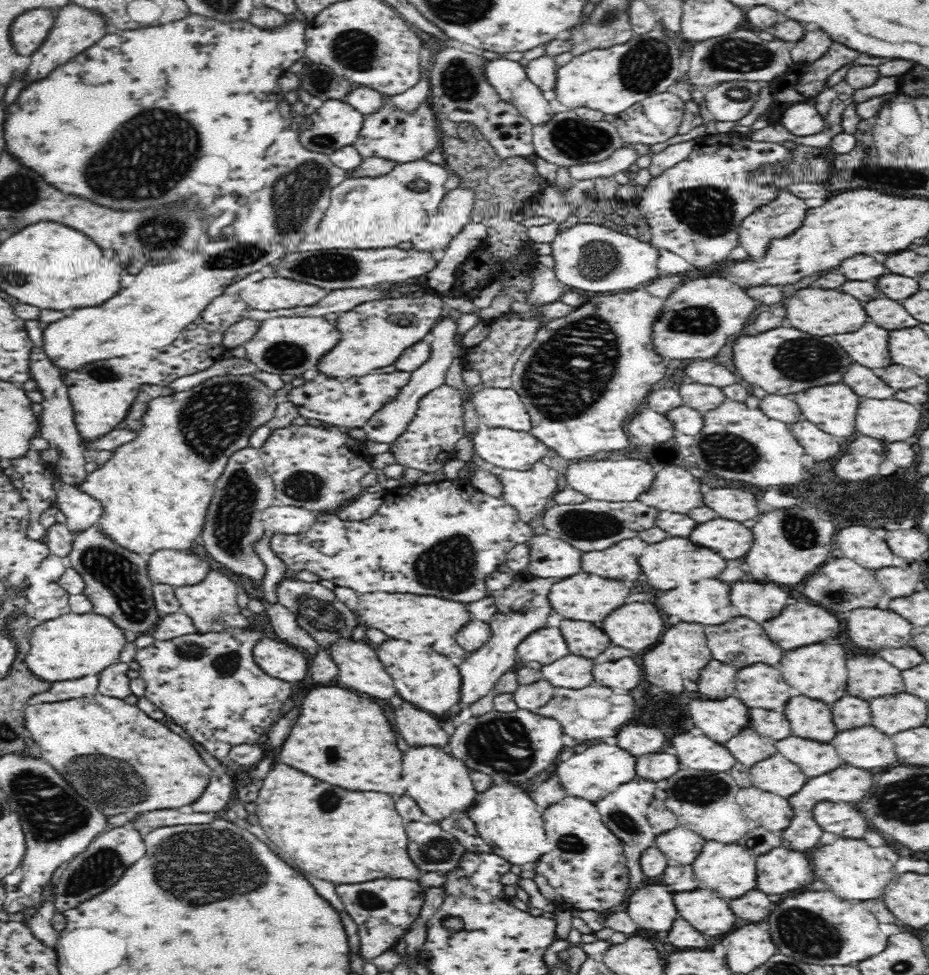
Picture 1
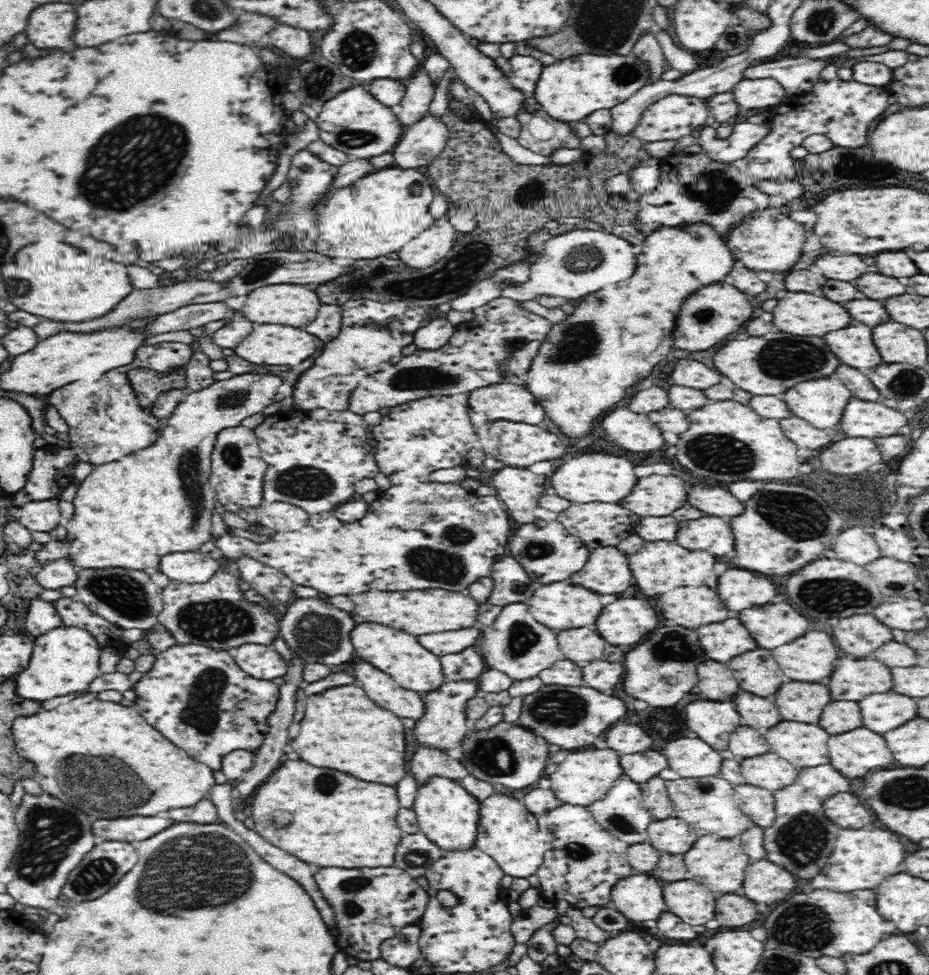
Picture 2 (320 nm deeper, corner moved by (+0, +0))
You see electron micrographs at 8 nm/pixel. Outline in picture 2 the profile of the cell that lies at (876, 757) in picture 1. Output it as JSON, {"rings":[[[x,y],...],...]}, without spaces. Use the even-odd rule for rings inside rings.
{"rings":[[[866,728],[832,736],[830,742],[827,742],[827,747],[830,764],[842,770],[842,775],[848,778],[864,776],[876,764],[880,764],[880,768],[888,768],[888,764],[894,762],[894,756],[886,740],[880,734]],[[868,752],[870,752],[870,764],[868,764]]]}

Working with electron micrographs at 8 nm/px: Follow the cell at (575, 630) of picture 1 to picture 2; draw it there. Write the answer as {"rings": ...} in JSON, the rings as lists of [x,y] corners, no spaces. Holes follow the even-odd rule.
{"rings":[[[571,628],[556,631],[557,643],[566,659],[584,664],[592,660],[604,660],[606,642],[590,628]]]}

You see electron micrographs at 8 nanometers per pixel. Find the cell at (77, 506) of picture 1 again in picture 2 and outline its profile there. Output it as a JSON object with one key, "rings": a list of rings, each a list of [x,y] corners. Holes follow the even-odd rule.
{"rings":[[[64,555],[46,561],[37,576],[37,581],[40,586],[52,590],[62,586],[72,586],[78,578],[77,569],[74,559],[70,555]]]}

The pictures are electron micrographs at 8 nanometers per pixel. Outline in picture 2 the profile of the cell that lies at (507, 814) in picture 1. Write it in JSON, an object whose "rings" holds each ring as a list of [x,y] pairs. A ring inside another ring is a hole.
{"rings":[[[491,794],[479,805],[475,845],[502,867],[504,874],[528,878],[543,863],[548,835],[538,828],[537,817],[526,805],[508,794]]]}

